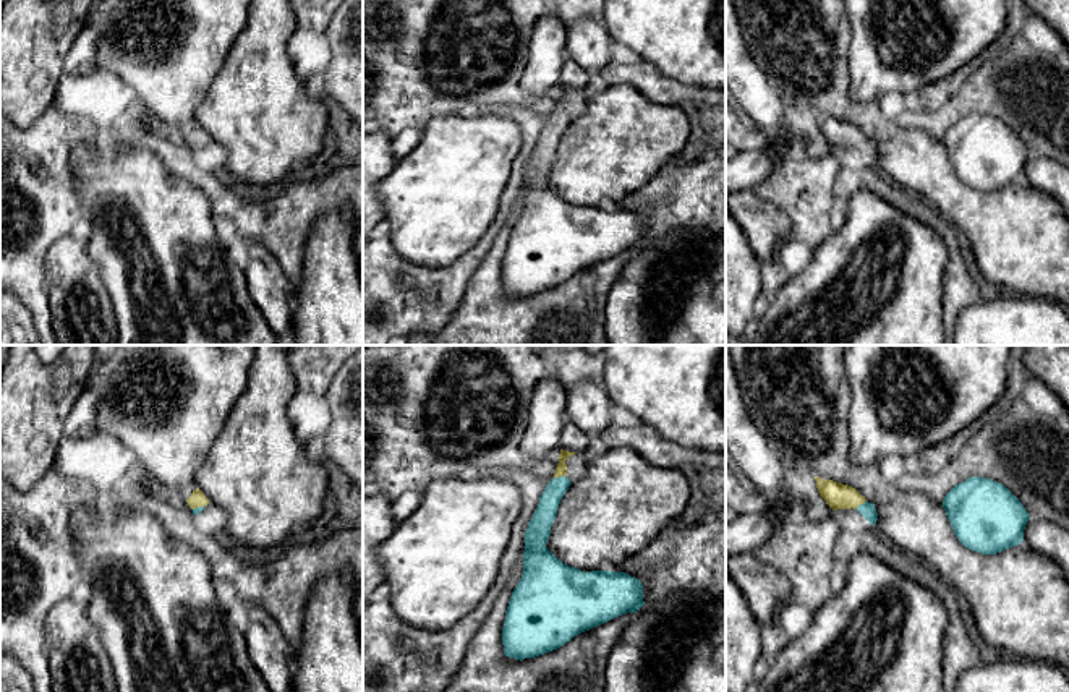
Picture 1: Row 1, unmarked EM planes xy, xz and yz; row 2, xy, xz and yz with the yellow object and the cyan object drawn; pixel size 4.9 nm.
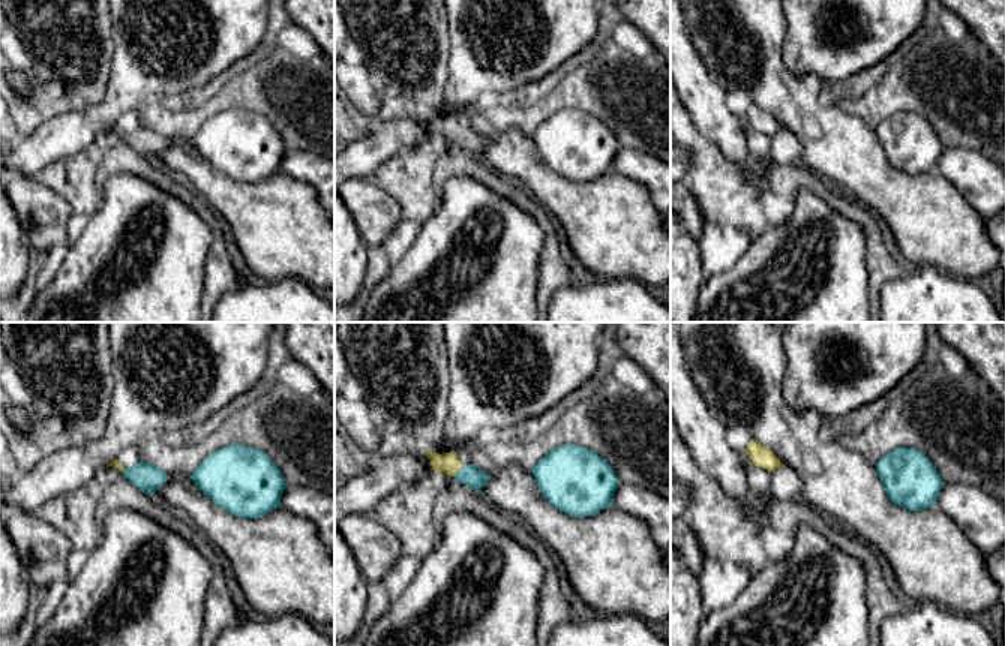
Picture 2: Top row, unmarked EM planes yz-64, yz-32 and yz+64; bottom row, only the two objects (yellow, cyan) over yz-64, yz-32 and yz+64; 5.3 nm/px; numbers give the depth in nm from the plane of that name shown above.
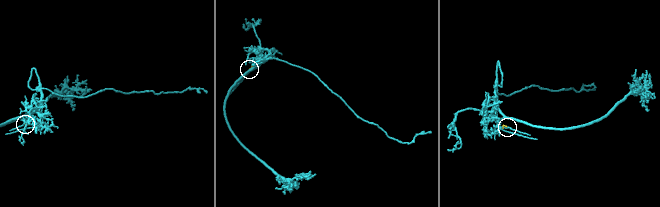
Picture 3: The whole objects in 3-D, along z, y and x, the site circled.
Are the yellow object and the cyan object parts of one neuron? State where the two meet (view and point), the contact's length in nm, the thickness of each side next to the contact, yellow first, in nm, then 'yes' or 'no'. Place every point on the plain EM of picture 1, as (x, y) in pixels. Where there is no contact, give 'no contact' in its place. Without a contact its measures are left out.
meets yellow in xz at (559, 112); contact 60 nm long; 60 nm thick on the yellow side, 110 nm on the other; yes

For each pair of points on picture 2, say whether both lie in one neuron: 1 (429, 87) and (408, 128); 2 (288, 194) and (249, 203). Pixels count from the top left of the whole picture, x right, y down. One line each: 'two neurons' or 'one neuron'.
1: two neurons
2: one neuron

